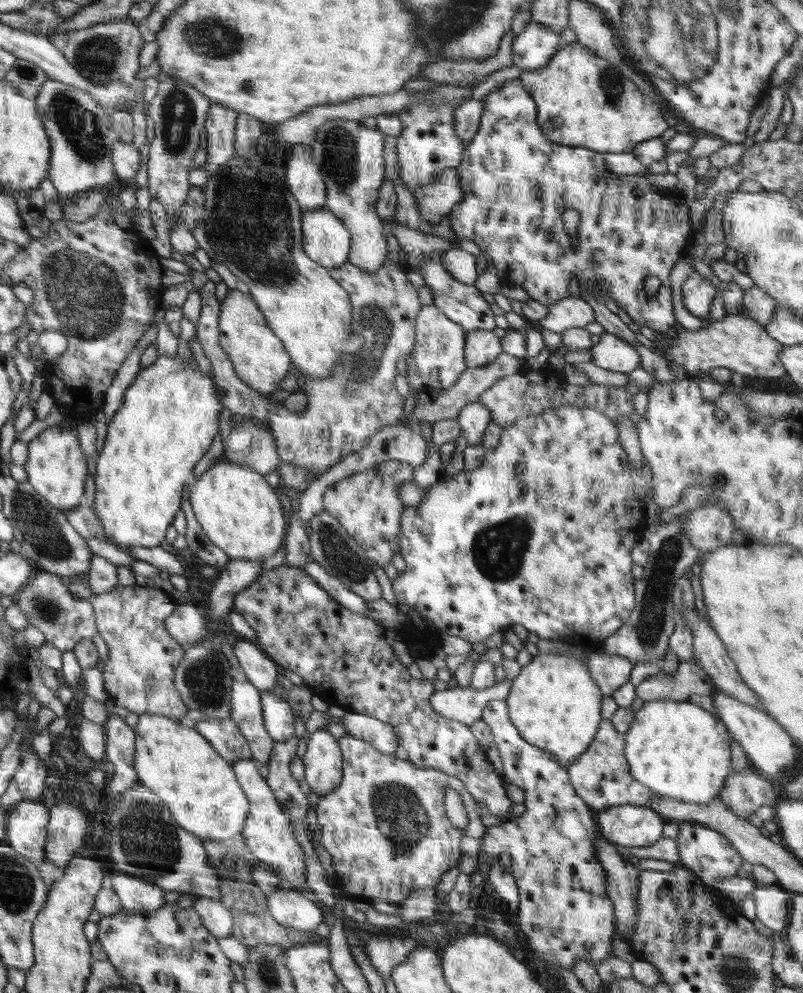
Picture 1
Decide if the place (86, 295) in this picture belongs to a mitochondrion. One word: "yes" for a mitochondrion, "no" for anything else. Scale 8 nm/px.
yes

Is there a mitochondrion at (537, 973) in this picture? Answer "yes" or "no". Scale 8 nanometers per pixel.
no

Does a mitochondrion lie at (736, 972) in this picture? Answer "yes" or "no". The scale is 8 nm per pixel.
yes

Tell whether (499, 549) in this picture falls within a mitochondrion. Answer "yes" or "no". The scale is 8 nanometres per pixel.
yes

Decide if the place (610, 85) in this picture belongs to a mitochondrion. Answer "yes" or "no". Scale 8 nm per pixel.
yes

